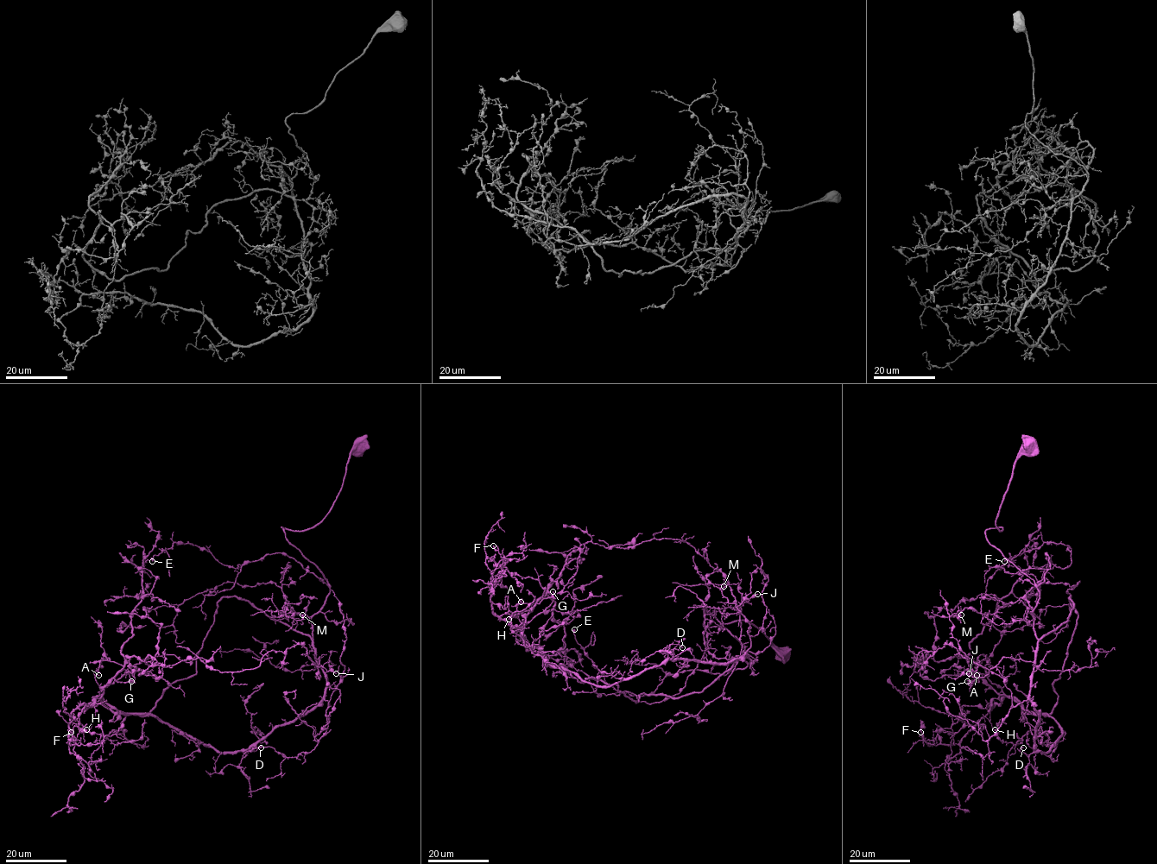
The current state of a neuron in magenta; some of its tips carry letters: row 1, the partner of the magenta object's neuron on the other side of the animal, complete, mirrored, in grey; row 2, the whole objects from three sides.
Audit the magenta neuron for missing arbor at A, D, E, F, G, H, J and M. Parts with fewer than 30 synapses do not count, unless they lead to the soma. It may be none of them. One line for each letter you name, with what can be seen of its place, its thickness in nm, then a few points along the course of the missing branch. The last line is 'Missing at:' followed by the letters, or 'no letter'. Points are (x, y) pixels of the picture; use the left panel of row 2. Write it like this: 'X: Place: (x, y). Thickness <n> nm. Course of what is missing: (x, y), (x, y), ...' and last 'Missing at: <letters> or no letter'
Missing at: no letter

